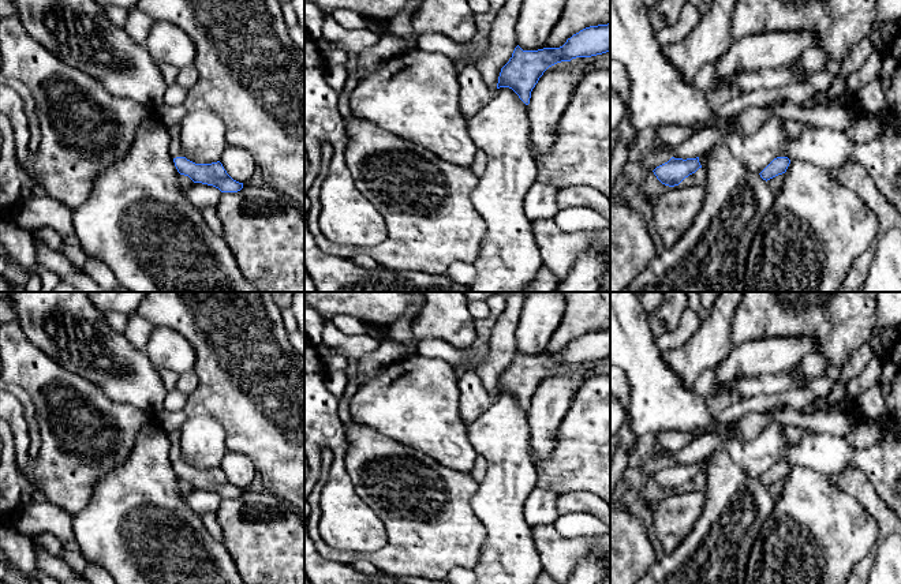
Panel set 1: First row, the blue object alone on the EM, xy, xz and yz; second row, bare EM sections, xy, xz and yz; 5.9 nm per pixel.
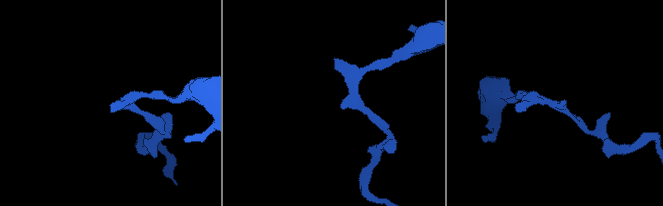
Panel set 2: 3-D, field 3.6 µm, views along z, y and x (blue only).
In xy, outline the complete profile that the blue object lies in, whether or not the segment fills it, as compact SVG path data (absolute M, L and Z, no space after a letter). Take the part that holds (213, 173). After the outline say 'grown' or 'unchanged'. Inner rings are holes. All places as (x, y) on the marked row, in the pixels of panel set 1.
M180 124L168 127L171 136L169 153L180 175L188 176L194 183L202 183L218 188L221 192L238 192L243 183L233 180L220 161L212 164L195 164L187 160L180 150Z; grown

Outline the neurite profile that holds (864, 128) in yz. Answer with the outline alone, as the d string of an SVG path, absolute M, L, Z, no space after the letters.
M855 96L852 102L845 106L848 112L853 115L853 124L844 131L844 134L853 143L866 143L868 141L876 139L883 134L881 126L874 119L872 115L867 113L859 104Z

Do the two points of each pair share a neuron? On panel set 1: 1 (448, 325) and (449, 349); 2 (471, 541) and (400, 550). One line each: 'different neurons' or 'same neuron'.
1: different neurons
2: same neuron

